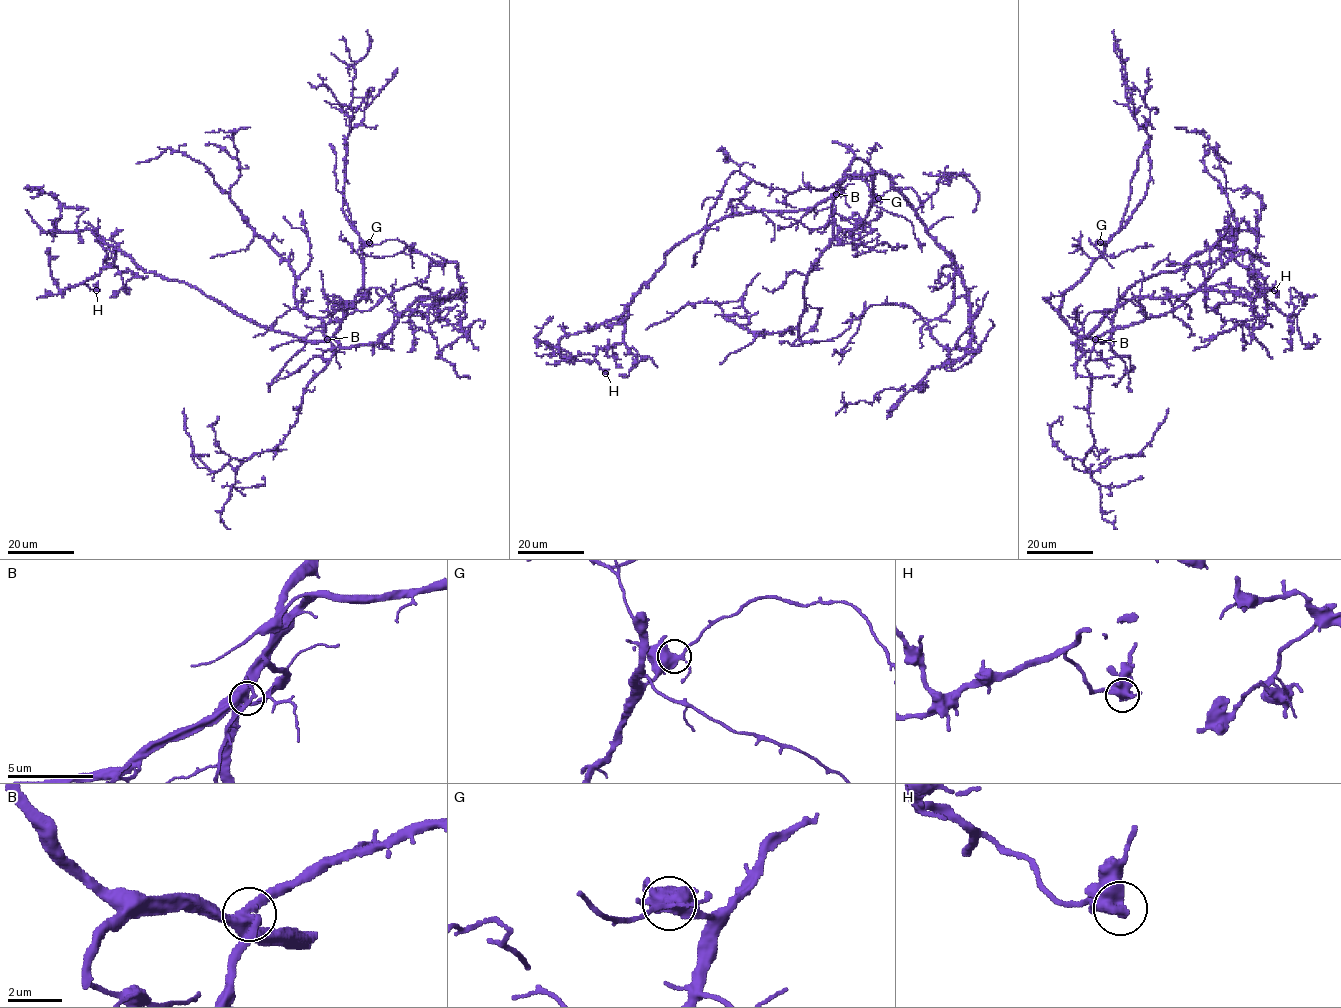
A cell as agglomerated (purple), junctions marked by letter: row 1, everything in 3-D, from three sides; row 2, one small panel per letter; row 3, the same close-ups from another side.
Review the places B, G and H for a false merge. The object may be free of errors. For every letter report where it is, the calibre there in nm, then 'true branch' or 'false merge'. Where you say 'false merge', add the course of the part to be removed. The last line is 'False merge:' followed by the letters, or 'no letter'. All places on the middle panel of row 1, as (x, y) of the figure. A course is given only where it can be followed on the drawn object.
B: at (836, 194); 440 nm thick; true branch
G: at (878, 198); 440 nm thick; true branch
H: at (605, 373); 440 nm thick; true branch
False merge: no letter

